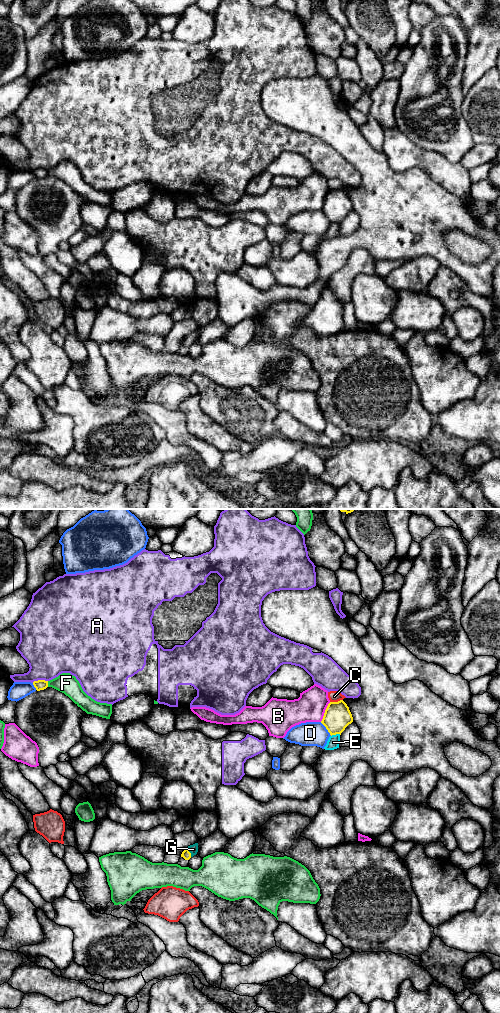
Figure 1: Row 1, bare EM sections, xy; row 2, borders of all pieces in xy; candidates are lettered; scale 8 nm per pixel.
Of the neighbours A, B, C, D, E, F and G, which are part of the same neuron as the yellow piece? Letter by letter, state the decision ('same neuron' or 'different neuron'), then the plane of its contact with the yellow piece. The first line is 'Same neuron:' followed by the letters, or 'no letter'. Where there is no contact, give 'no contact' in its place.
Same neuron: E, G
A: different neuron | xy
B: different neuron | xy
C: different neuron | xy
D: different neuron | xy
E: same neuron | xy
F: different neuron | xy
G: same neuron | xy

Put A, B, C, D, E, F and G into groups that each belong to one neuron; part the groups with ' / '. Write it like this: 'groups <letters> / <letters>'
groups A / B / C / D / E G / F

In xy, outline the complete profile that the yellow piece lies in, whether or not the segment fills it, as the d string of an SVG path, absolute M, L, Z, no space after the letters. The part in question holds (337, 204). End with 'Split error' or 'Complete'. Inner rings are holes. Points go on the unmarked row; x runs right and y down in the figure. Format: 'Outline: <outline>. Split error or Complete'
Outline: M343 188L330 190L321 209L331 223L324 237L334 238L339 236L340 223L352 210L352 202Z. Split error

